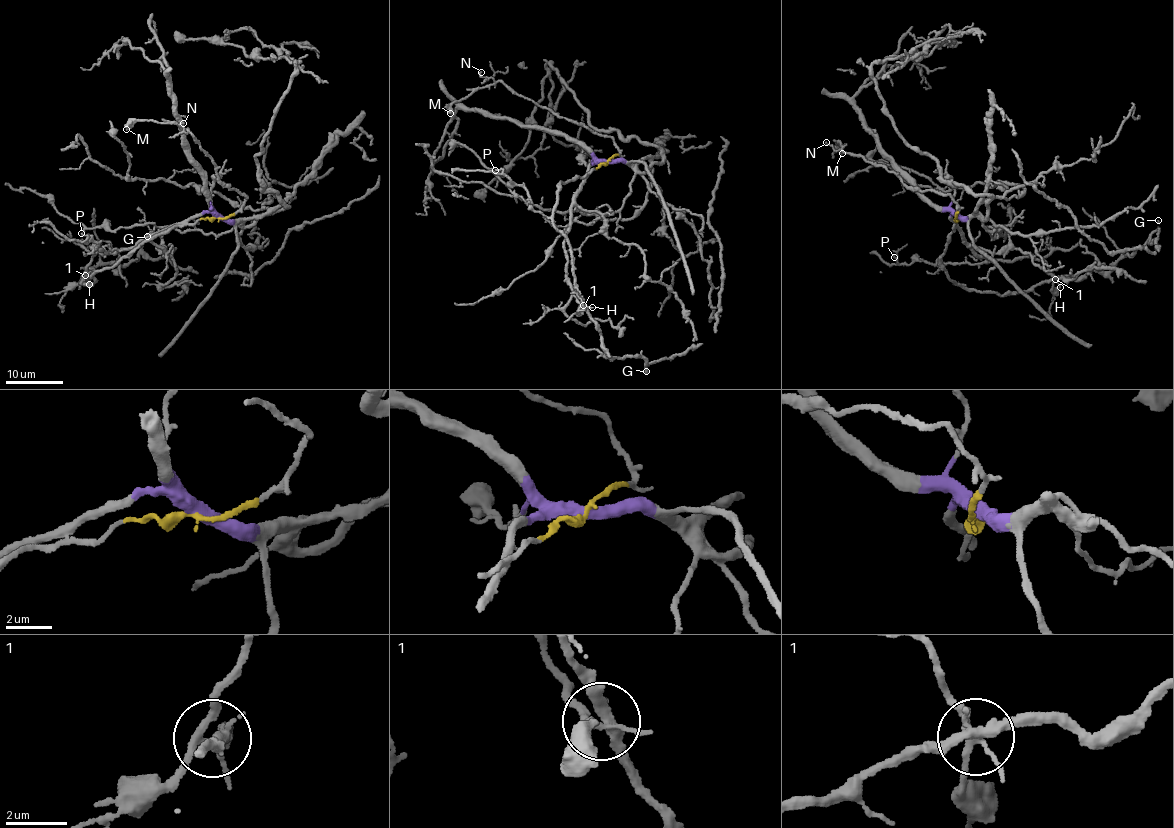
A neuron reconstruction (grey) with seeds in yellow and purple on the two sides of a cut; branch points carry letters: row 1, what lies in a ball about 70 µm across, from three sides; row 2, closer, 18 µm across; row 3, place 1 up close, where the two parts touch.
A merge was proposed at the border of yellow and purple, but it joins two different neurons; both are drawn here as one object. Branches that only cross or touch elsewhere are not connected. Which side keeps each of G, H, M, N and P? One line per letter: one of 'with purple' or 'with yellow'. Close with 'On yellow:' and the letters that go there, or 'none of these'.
G: with yellow
H: with purple
M: with yellow
N: with yellow
P: with purple
On yellow: G, M, N

